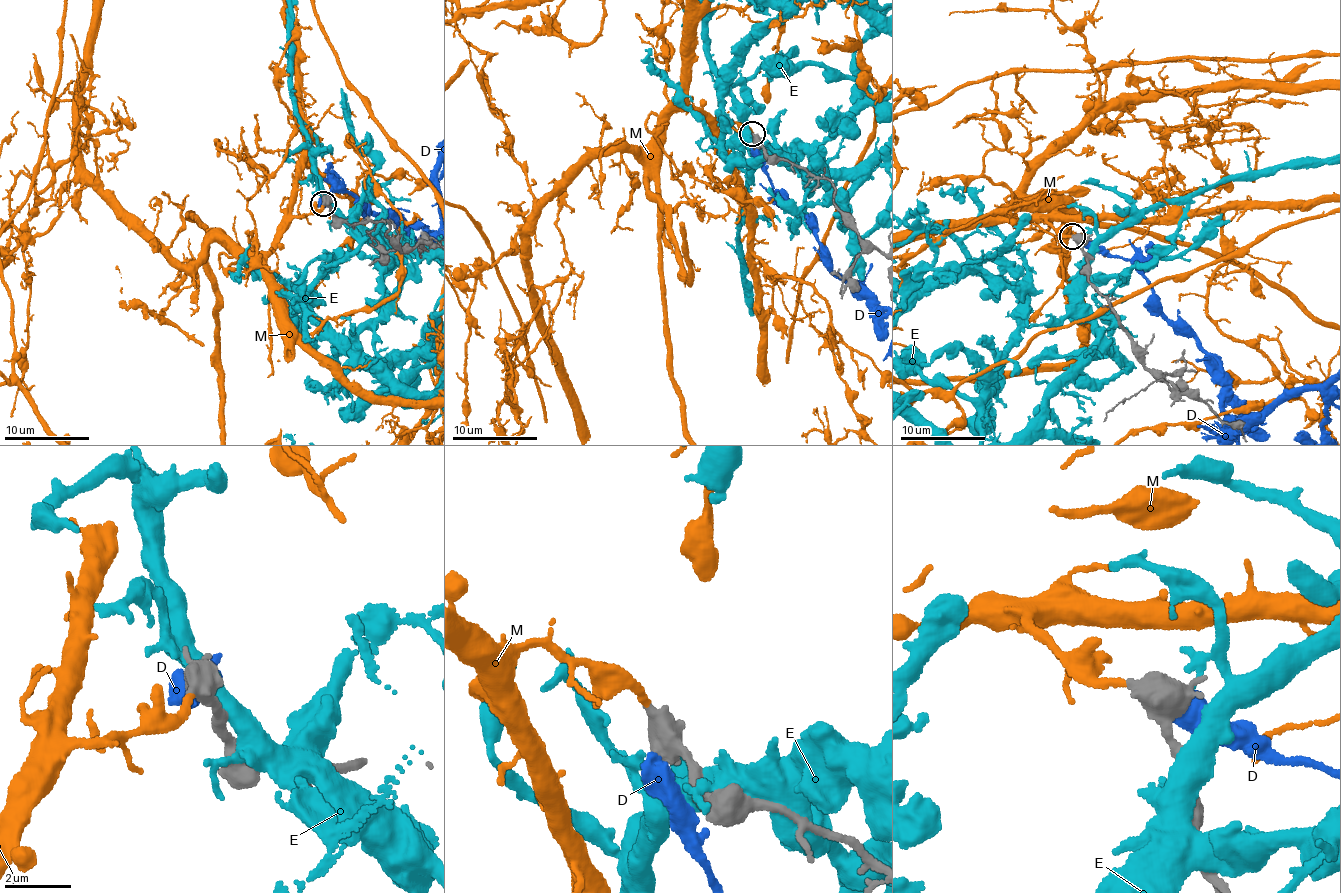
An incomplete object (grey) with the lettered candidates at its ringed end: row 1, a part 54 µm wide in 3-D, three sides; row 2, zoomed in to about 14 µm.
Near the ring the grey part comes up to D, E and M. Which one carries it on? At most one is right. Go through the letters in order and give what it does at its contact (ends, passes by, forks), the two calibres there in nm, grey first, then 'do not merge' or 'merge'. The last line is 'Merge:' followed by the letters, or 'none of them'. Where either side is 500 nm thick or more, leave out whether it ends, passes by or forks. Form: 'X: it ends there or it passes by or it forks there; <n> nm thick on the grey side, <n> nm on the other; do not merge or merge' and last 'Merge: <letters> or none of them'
D: 550 nm thick on the grey side, 700 nm on the other; do not merge
E: 700 nm thick on the grey side, 200 nm on the other; do not merge
M: 500 nm thick on the grey side, 260 nm on the other; merge
Merge: M

